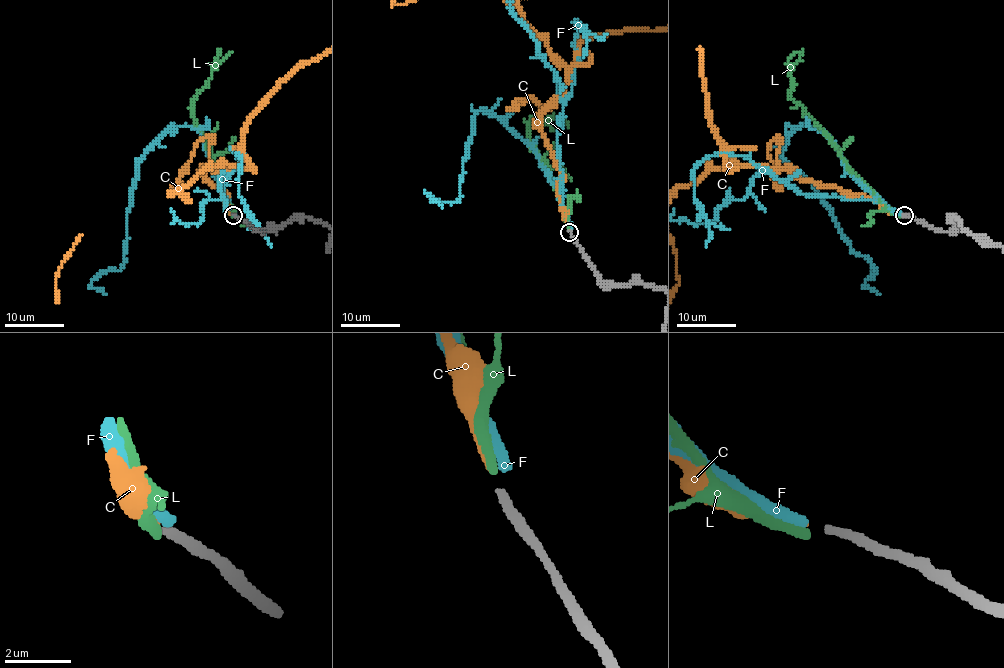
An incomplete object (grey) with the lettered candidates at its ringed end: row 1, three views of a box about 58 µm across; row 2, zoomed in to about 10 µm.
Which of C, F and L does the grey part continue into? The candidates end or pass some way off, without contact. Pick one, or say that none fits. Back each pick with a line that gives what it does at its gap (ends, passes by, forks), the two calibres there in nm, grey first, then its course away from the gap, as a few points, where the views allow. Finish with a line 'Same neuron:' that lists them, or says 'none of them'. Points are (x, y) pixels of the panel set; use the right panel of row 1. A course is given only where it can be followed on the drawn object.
C: It ends there. Thickness 240 nm (grey) against 280 nm
Same neuron: C

